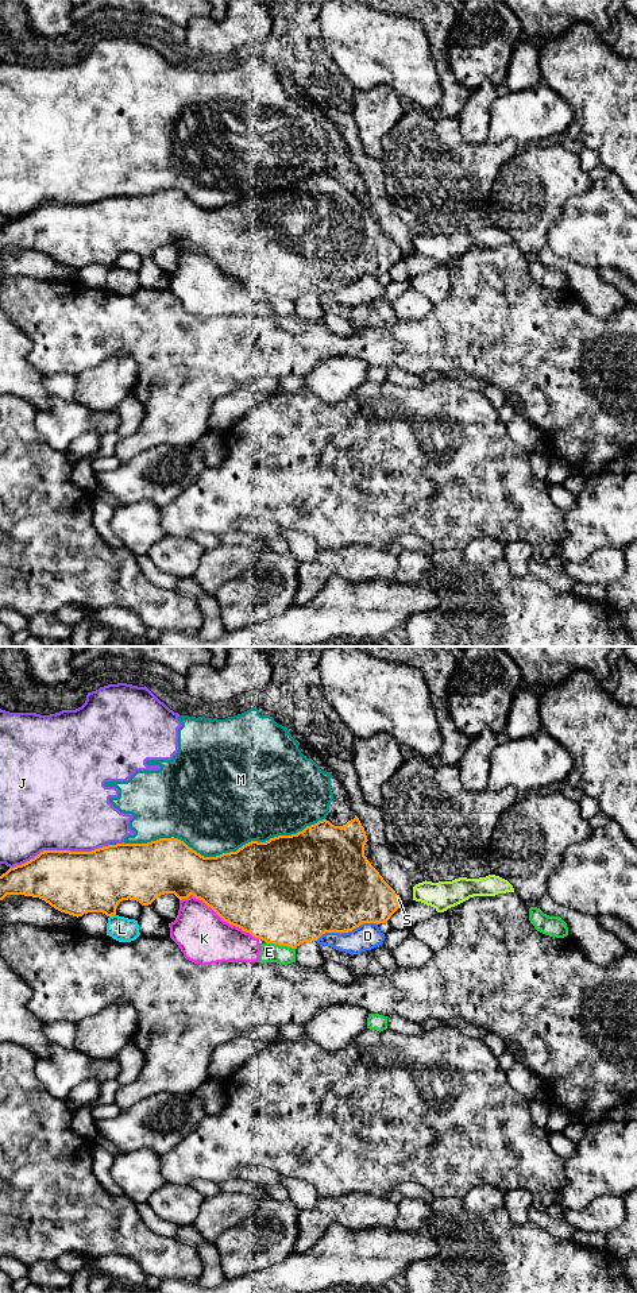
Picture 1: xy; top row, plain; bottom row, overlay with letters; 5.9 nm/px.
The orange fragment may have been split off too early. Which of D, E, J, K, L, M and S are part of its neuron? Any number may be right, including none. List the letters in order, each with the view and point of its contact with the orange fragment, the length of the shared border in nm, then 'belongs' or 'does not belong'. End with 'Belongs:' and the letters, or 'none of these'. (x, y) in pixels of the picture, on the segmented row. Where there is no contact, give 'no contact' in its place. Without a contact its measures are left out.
D: xy (346, 931) | 380 nm | does not belong
E: xy (281, 945) | 180 nm | does not belong
J: xy (58, 850) | 600 nm | does not belong
K: xy (219, 915) | 550 nm | does not belong
L: xy (112, 914) | 50 nm | does not belong
M: xy (224, 853) | 1200 nm | does not belong
S: xy (396, 899) | 80 nm | belongs
Belongs: S

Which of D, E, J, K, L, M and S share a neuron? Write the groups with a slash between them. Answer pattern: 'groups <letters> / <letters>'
groups D / E K / J M / L / S

